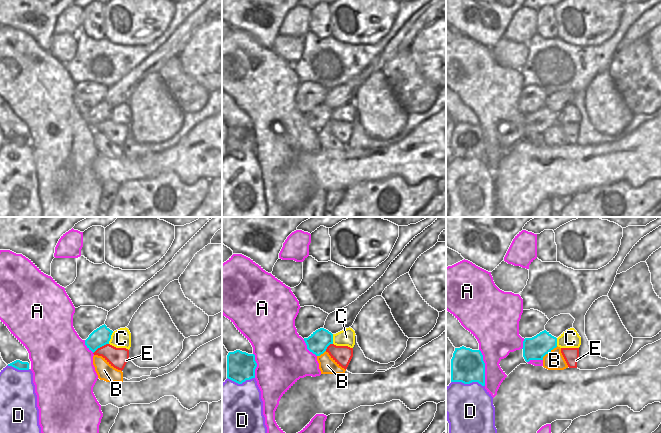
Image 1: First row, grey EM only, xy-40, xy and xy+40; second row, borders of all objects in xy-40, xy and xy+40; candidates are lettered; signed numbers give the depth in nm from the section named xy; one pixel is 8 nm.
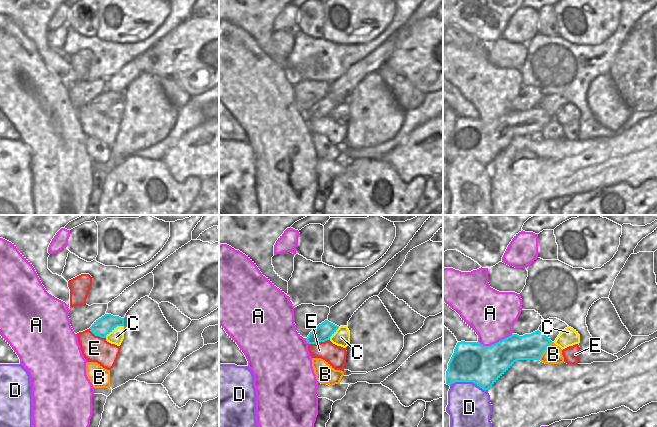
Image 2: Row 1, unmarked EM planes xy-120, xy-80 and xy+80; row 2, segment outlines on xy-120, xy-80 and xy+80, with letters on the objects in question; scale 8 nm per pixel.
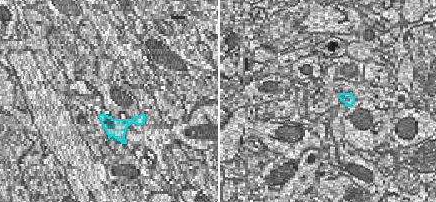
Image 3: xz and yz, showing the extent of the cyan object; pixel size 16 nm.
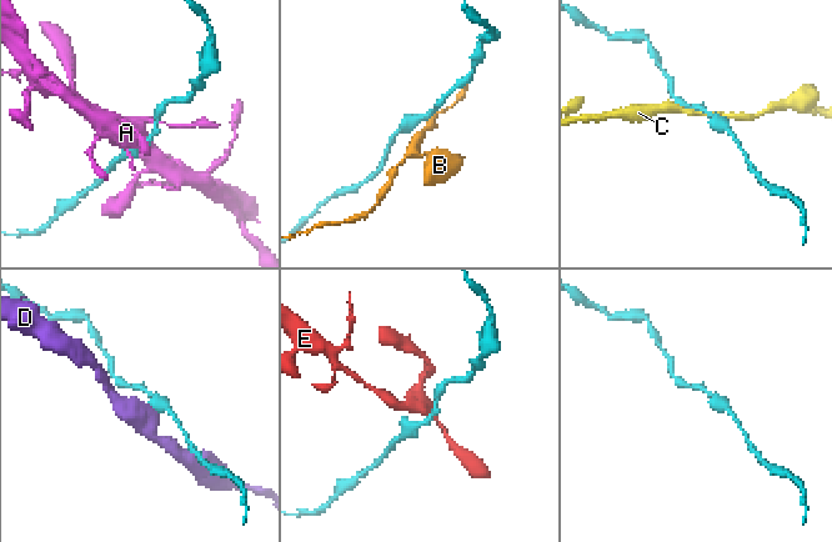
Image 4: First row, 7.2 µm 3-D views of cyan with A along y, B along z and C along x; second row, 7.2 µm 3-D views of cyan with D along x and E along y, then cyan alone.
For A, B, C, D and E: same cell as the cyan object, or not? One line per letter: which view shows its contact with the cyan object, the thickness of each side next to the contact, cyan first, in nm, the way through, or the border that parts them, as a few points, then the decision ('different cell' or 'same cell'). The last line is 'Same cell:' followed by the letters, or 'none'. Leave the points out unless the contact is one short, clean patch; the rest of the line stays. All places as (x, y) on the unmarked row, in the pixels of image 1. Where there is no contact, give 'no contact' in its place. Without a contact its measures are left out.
A: contact in xy+40; calibres 260 and 300 nm; different cell
B: contact in xy+40; calibres 190 and 160 nm; border xy+40 (557, 122), (551, 125), (542, 135); different cell
C: contact in xy-40; calibres 150 and 160 nm; different cell
D: contact in xy+40; calibres 260 and 380 nm; different cell
E: contact in xy-40; calibres 150 and 160 nm; border xy-40 (108, 119), (100, 122), (93, 129); different cell
Same cell: none

